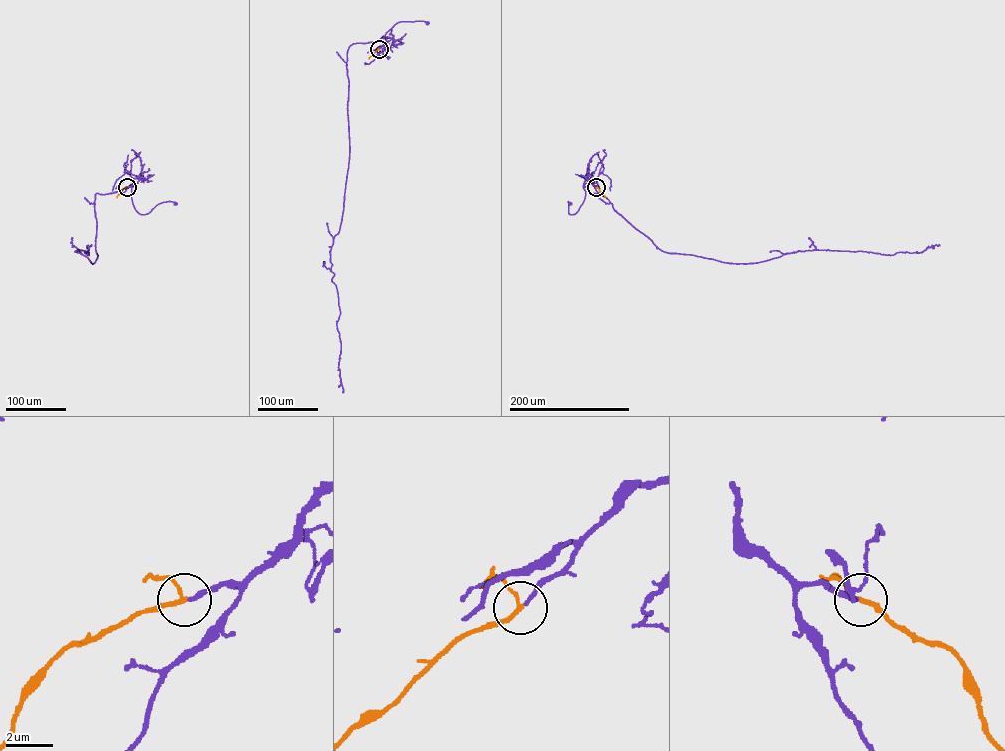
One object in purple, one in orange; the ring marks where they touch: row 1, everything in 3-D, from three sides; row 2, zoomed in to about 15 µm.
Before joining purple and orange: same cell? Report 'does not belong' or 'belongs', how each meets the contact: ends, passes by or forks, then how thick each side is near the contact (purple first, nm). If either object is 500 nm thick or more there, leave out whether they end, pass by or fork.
belongs | purple ends | orange passes by | 170/150 nm

